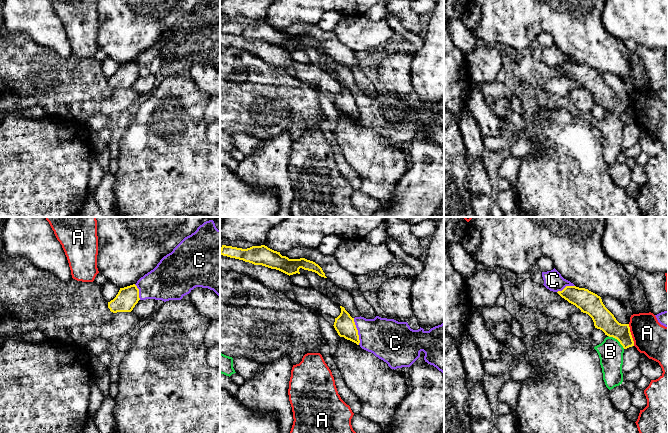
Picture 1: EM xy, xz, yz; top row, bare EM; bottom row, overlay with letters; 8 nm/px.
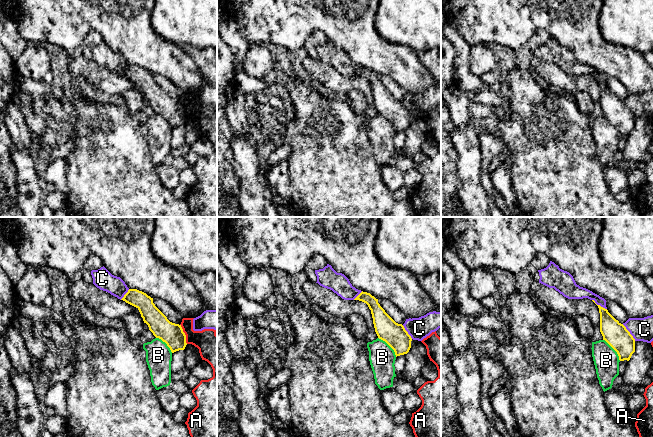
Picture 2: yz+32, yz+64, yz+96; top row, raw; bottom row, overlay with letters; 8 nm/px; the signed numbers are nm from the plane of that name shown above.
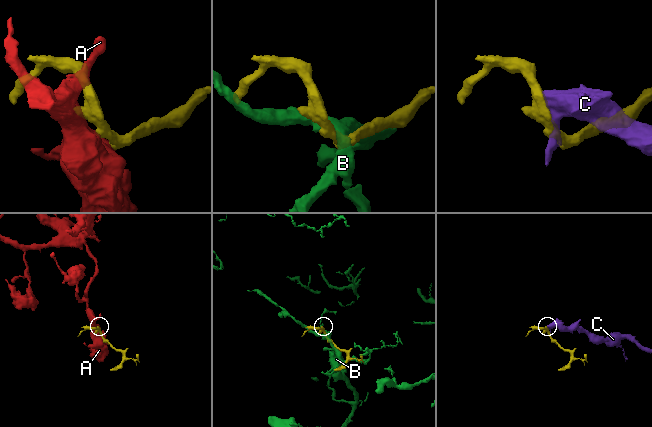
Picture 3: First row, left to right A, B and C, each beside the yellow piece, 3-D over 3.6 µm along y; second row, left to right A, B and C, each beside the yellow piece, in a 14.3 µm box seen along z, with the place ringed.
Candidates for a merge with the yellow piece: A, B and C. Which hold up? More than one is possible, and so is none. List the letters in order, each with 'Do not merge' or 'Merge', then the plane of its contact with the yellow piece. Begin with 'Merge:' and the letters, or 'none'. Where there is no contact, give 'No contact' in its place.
Merge: none
A: Do not merge. Touches yellow in yz
B: Do not merge. Touches yellow in yz
C: Do not merge. Touches yellow in xz

